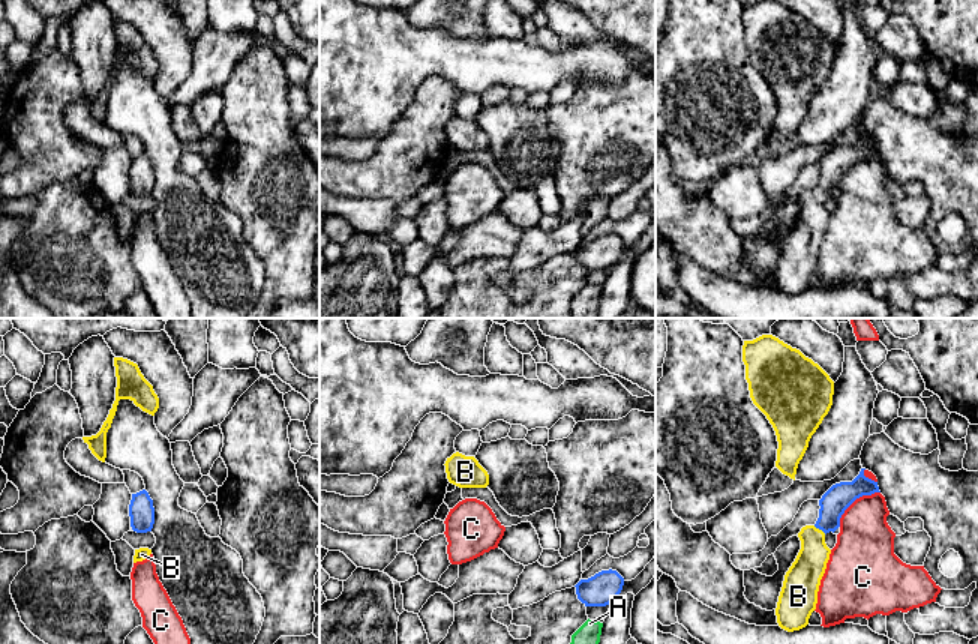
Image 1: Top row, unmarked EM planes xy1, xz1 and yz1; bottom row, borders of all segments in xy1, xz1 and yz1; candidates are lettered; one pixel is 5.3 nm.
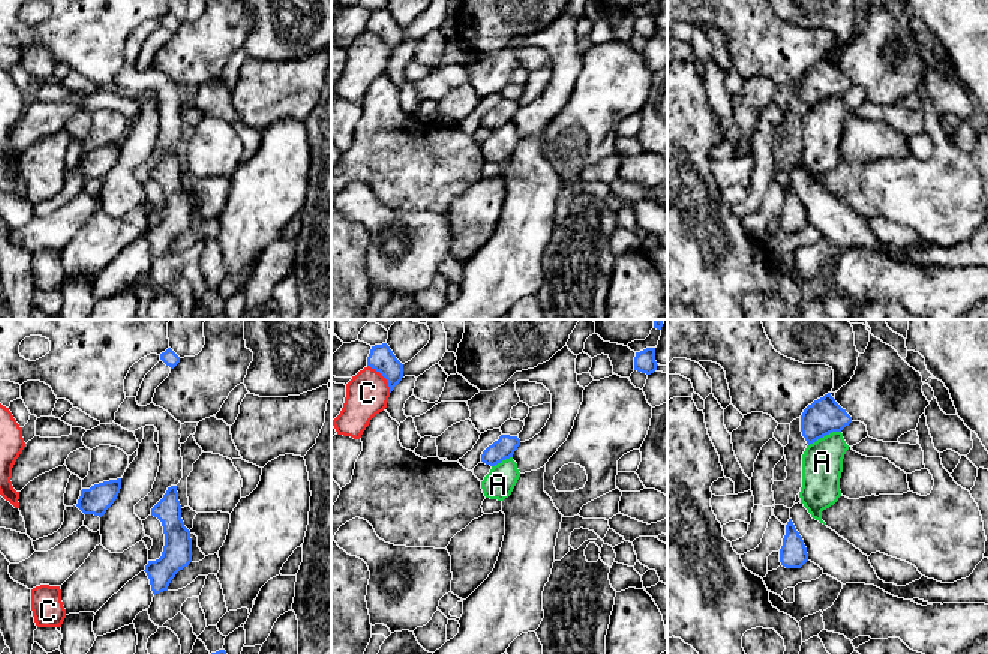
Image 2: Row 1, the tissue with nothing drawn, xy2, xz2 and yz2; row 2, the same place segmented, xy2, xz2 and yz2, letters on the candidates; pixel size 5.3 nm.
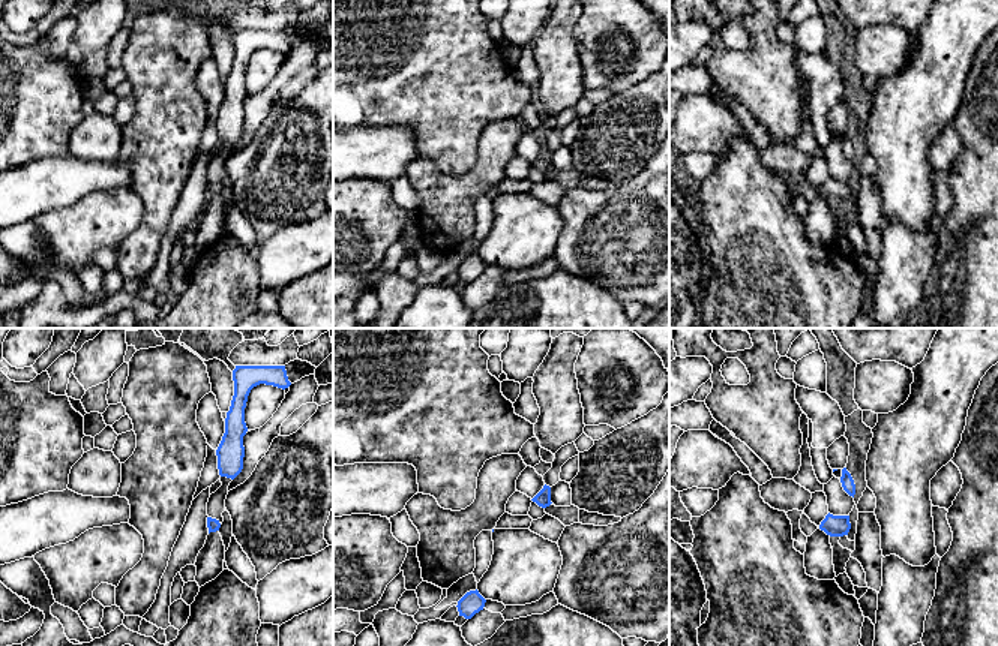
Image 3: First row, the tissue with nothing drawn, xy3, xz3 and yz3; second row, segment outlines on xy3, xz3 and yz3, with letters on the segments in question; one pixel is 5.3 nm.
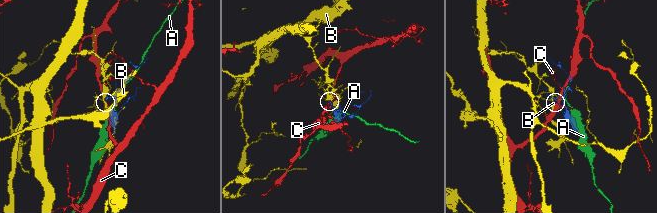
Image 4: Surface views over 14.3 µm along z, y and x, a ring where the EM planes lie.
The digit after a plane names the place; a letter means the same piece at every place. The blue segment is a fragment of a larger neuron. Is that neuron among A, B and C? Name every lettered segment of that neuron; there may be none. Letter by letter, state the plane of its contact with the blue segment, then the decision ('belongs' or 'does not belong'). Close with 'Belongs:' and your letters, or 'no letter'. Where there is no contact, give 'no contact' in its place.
A: meets blue in yz2; does not belong
B: meets blue in yz1; belongs
C: meets blue in yz1; does not belong
Belongs: B

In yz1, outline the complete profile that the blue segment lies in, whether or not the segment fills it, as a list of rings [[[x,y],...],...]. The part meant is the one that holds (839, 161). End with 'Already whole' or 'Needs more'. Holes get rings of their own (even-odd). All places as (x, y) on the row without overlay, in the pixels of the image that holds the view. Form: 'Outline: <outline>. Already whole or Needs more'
Outline: [[[864,134],[852,146],[832,149],[819,164],[816,188],[798,197],[801,213],[784,239],[776,272],[777,287],[788,296],[806,291],[816,273],[820,243],[831,218],[825,198],[840,191],[842,179],[856,162],[880,156],[878,146],[866,141]]]. Needs more

